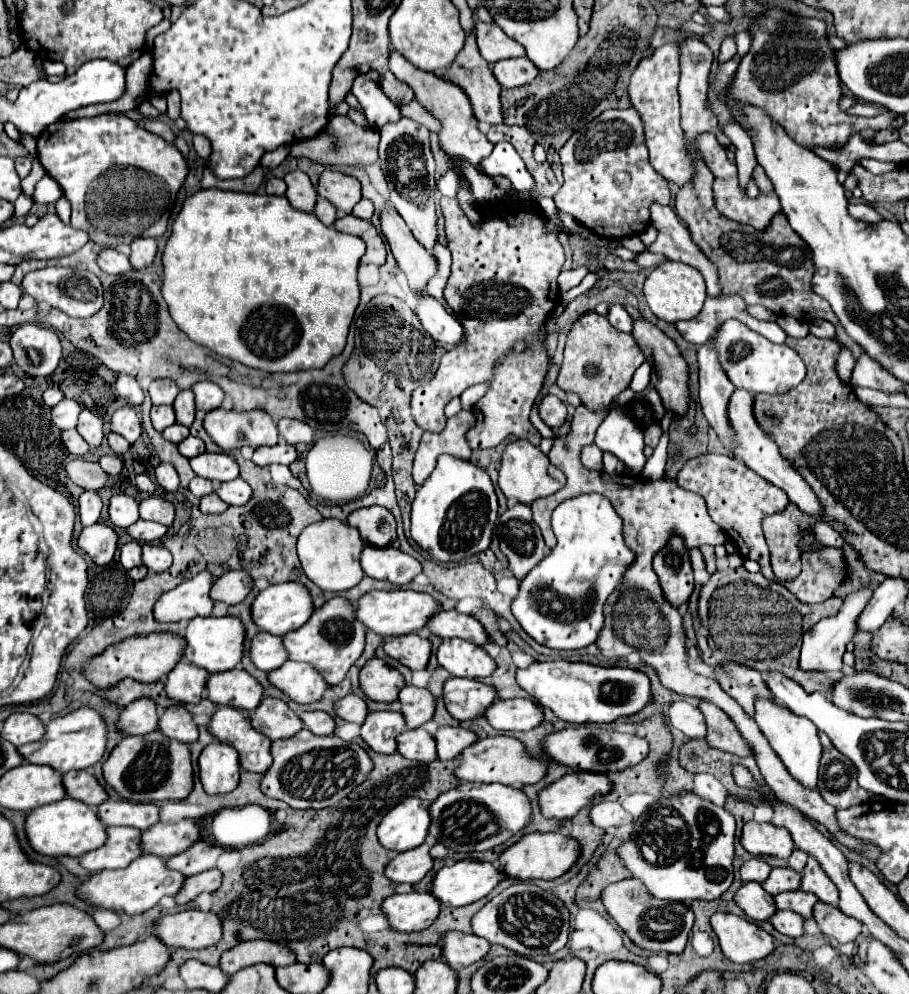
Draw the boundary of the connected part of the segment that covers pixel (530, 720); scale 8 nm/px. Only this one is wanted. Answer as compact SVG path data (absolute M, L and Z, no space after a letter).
M529 698L495 700L485 710L485 720L501 732L507 730L531 730L543 722L541 708Z

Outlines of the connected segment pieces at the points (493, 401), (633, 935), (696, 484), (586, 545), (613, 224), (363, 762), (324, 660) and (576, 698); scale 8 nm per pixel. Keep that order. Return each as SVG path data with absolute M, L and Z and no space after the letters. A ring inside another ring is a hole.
M449 198L441 200L449 250L453 254L451 276L445 286L445 302L459 318L467 338L465 342L457 344L453 350L443 354L435 378L427 386L415 388L411 396L411 410L413 410L415 422L427 432L439 432L443 430L443 424L445 424L443 408L447 406L451 398L461 396L463 390L467 390L469 386L491 382L491 388L487 390L487 394L473 406L477 422L467 432L467 442L473 450L495 448L511 434L517 438L529 440L533 446L539 446L541 434L529 424L529 412L549 368L547 338L541 332L541 324L561 304L557 276L565 262L565 254L557 236L545 232L545 224L547 224L545 216L535 208L533 200L515 200L503 206L525 206L525 208L501 208L497 216L485 214L481 226L475 228L471 226L467 216L459 208L457 200L449 200ZM517 342L523 342L521 350L515 350Z
M625 878L615 884L609 884L601 892L601 900L609 912L609 916L617 922L617 926L629 936L629 940L649 952L669 952L679 954L687 944L687 936L693 926L693 912L681 902L663 902L655 900L639 880Z
M701 454L697 458L687 460L675 480L681 488L703 496L711 518L729 536L737 552L743 558L759 562L761 574L769 580L775 580L769 562L769 548L763 540L761 520L765 514L779 512L779 508L785 508L785 504L789 504L787 494L781 488L775 488L771 482L763 480L759 474L751 472L741 460L735 460L733 456L719 456L719 454Z
M583 494L559 504L553 512L553 532L557 546L521 582L519 596L513 600L513 616L537 644L555 650L579 650L597 640L603 626L603 604L619 588L623 572L633 562L633 552L623 542L617 512L601 494Z
M635 108L627 110L607 110L597 116L587 130L575 132L567 144L559 150L563 164L565 184L557 192L555 206L563 214L571 214L581 226L591 230L599 238L619 240L633 234L641 234L649 226L649 208L651 204L669 204L671 194L667 180L649 164L649 154L643 136L643 122Z
M305 728L291 738L271 744L273 764L261 778L261 792L269 798L283 800L291 808L327 808L343 800L371 772L371 758L365 748L345 742L339 736L315 736Z
M335 596L327 600L321 608L317 608L307 620L307 624L303 624L303 628L287 632L283 636L283 644L289 654L289 660L311 664L313 668L317 668L317 672L329 686L335 686L345 678L347 670L361 656L365 646L365 630L363 624L355 620L355 612L351 612L351 602Z
M549 660L549 662L533 662L525 670L517 670L517 684L541 706L553 710L553 714L571 724L587 724L587 722L613 722L619 716L631 716L639 712L649 700L649 678L631 668L601 668L583 662L567 662L567 660ZM617 692L617 700L611 694Z

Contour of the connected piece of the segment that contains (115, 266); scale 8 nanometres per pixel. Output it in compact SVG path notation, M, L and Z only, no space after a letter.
M103 248L97 254L97 264L107 274L123 274L123 272L131 270L131 264L129 264L127 256L125 254L119 254L113 248Z

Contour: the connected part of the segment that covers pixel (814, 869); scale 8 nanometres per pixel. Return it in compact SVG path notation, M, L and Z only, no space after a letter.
M809 856L809 862L801 872L801 890L815 894L821 902L827 902L827 904L839 902L837 886L829 880L829 876L823 872L821 864L813 856Z

